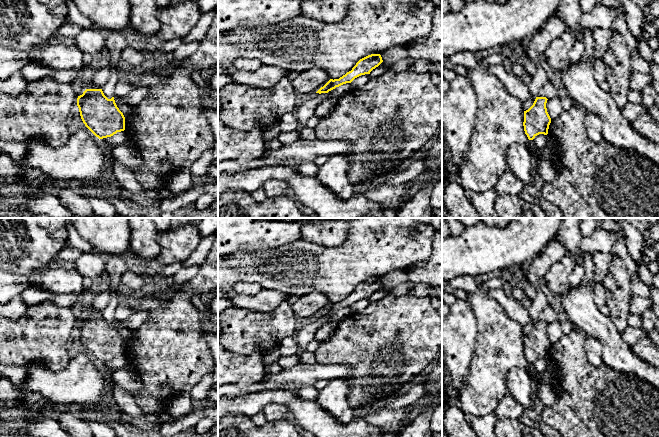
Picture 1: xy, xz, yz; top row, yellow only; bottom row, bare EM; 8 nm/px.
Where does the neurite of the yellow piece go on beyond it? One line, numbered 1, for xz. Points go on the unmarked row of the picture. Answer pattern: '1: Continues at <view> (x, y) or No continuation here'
1: No continuation here

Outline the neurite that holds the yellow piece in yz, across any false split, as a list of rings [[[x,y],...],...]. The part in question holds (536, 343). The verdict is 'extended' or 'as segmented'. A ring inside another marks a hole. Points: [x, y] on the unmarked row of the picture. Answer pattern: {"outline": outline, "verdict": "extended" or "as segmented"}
{"outline": [[[536,321],[533,329],[524,335],[524,355],[529,364],[533,364],[539,358],[548,358],[551,342],[547,336],[546,321]]], "verdict": "as segmented"}

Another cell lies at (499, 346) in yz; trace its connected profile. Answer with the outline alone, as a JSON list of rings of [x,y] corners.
[[[477,287],[467,301],[478,323],[478,335],[464,385],[457,392],[458,406],[468,416],[485,416],[495,412],[499,402],[508,394],[506,378],[511,369],[526,367],[522,326],[511,319],[500,304],[487,295],[487,288]]]

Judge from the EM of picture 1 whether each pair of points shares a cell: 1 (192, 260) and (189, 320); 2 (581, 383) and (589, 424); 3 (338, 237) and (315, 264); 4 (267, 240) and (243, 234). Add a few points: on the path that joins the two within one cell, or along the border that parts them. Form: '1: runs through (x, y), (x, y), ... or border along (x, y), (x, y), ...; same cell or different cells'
1: border along (207, 254), (200, 265); different cells
2: runs through (585, 393), (589, 398), (589, 414); same cell
3: border along (348, 230), (338, 246), (308, 241); different cells
4: runs through (261, 234), (249, 234); same cell

